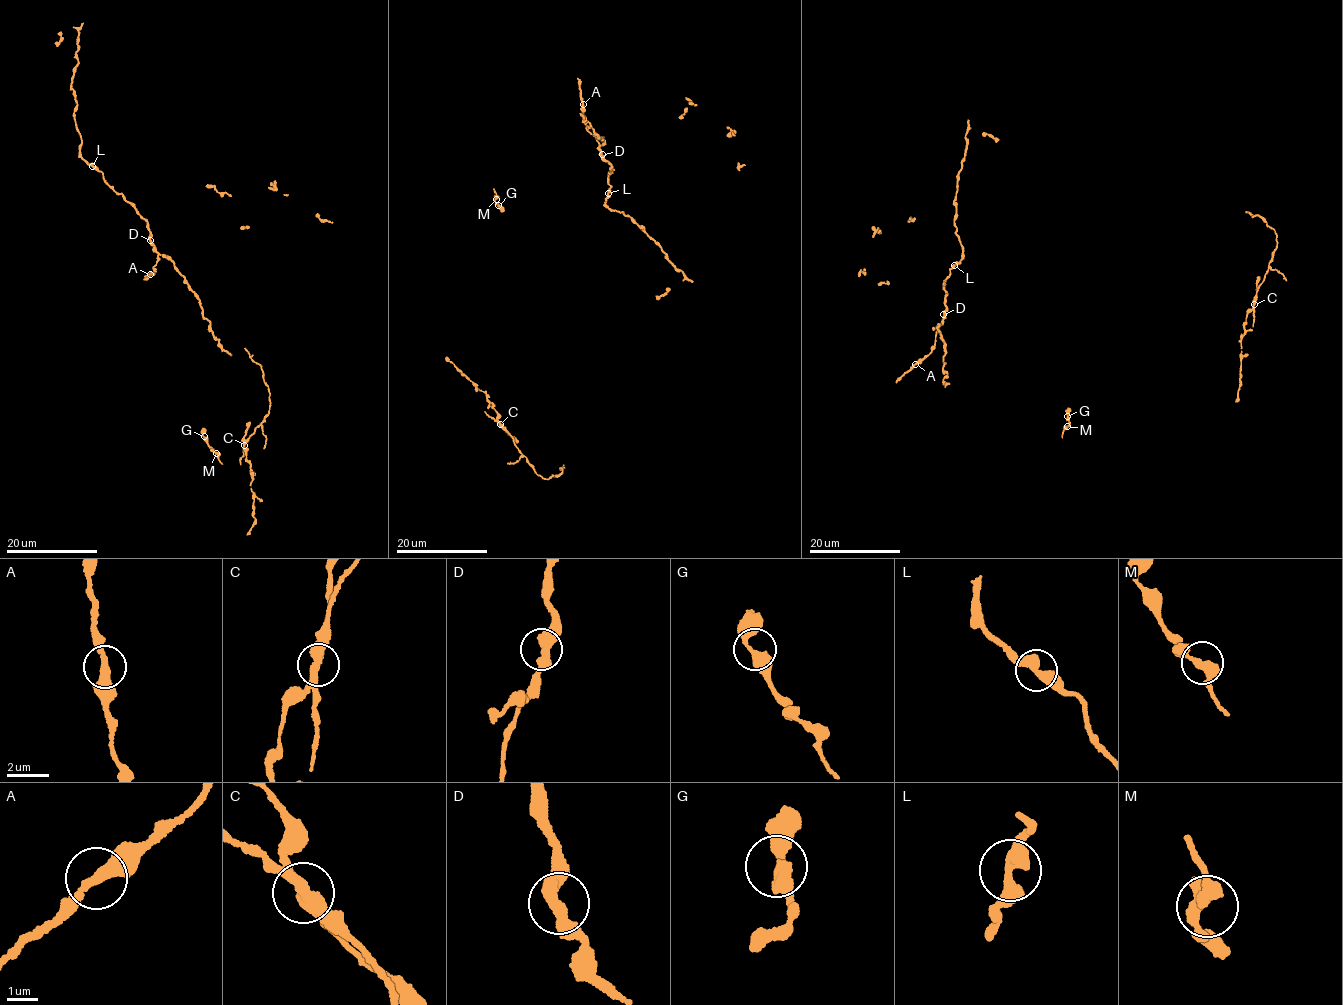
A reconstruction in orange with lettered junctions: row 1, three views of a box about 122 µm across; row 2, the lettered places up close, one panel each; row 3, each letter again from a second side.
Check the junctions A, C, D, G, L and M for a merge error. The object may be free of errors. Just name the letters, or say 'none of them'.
C

